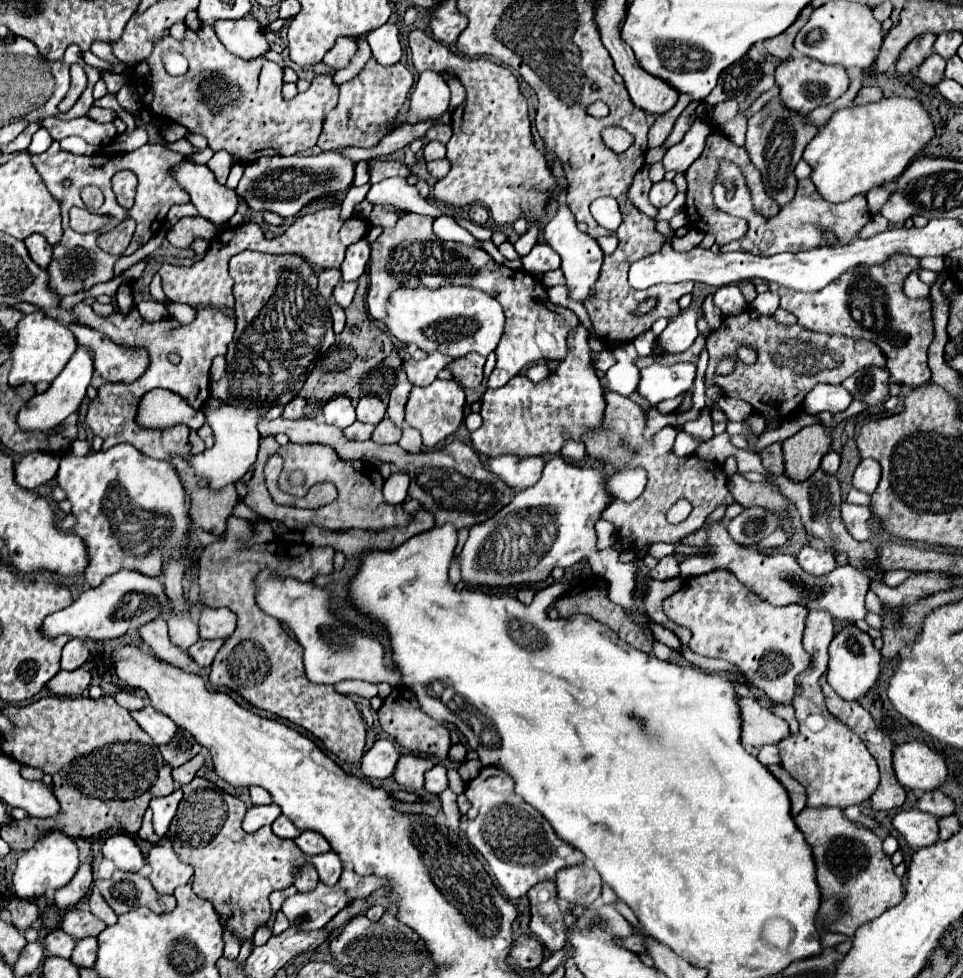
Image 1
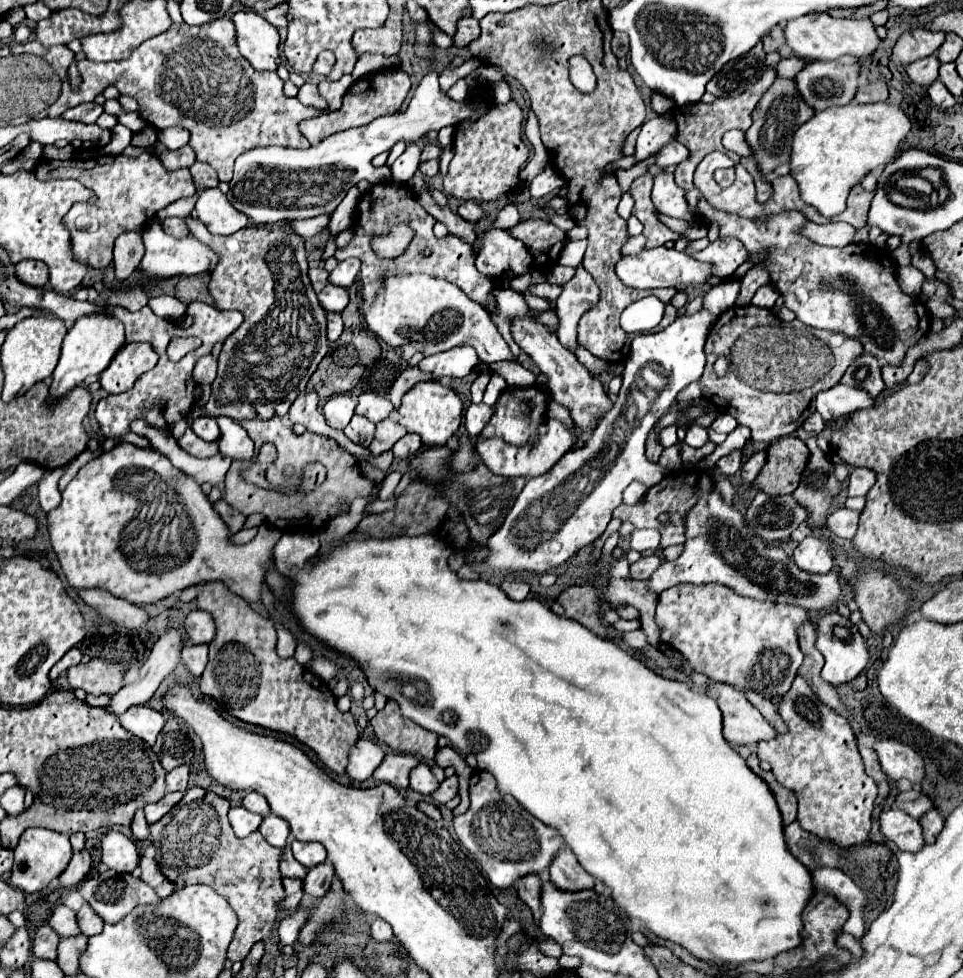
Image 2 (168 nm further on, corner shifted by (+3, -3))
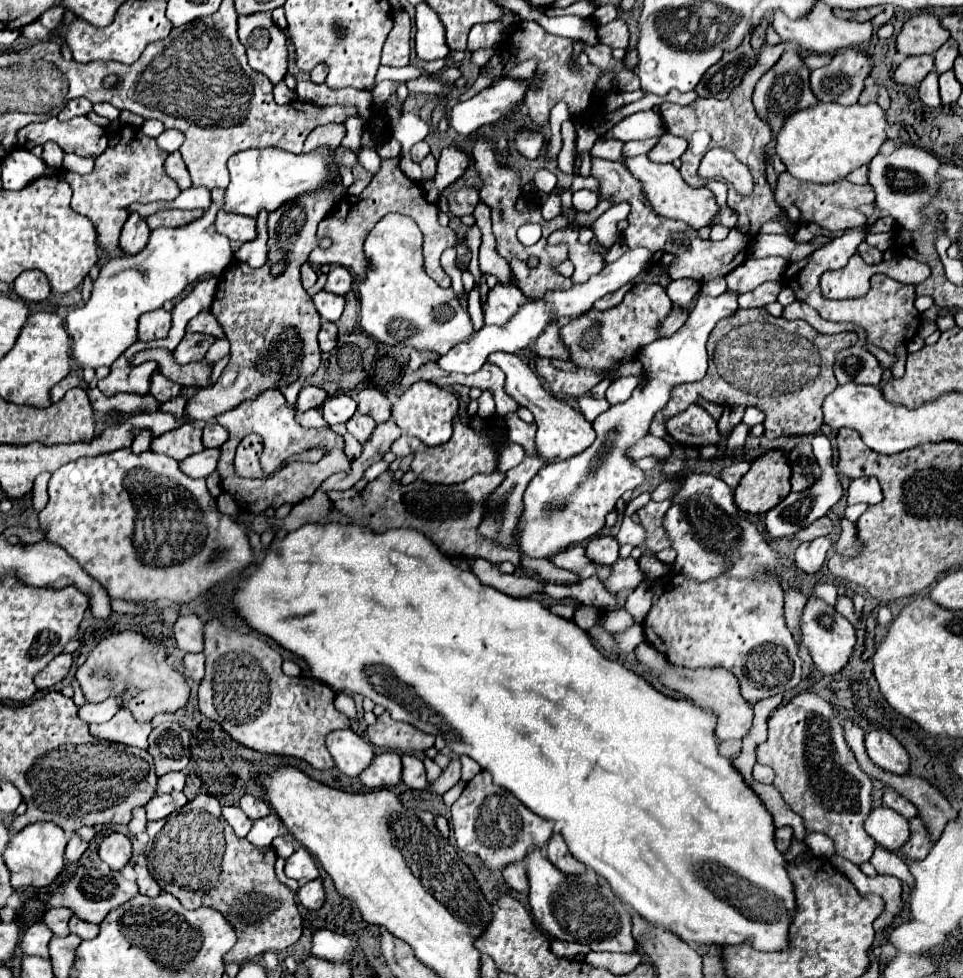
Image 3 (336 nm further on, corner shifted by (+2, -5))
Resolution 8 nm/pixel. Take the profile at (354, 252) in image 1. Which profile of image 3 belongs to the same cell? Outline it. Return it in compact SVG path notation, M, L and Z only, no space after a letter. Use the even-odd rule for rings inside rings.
M331 267L323 289L329 293L335 293L335 295L345 295L351 289L351 281L353 281L351 273L345 267Z

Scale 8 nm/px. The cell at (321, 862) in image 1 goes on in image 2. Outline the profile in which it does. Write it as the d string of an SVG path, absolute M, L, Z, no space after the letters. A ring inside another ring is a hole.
M320 863L314 869L308 869L308 875L304 877L304 893L322 899L330 889L332 877L334 877L334 867L330 863Z

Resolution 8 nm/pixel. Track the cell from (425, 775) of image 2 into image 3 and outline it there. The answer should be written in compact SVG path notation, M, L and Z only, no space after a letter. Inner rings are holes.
M401 755L401 763L403 763L403 773L401 779L409 789L425 789L427 777L425 777L425 767L423 761L415 755Z

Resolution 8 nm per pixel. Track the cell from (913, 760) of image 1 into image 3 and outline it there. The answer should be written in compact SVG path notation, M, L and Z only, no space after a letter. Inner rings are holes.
M889 731L865 733L865 749L877 767L897 775L909 771L909 755L905 747Z

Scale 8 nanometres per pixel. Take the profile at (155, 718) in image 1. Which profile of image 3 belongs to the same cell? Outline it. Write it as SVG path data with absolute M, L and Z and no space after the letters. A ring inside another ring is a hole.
M129 709L117 711L117 715L107 723L91 723L89 731L97 739L107 739L113 743L123 743L139 749L147 749L147 737L151 733L151 723L137 723Z

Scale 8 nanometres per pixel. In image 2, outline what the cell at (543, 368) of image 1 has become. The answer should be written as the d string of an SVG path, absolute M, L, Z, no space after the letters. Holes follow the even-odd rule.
M500 361L490 364L491 374L502 375L510 387L526 388L535 384L537 376L517 362Z

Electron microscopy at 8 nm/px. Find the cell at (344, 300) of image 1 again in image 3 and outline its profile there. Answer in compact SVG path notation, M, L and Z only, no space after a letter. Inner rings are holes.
M319 291L317 295L313 295L313 303L315 303L315 309L321 315L321 319L333 323L333 321L337 321L341 317L345 299L341 295Z

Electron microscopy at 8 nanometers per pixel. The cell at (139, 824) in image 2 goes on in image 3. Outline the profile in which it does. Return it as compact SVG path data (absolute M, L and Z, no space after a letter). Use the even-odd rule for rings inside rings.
M135 807L135 811L133 811L133 815L131 815L131 821L129 821L129 831L133 833L133 835L137 835L137 833L143 833L145 831L145 823L147 823L147 819L145 819L145 807Z

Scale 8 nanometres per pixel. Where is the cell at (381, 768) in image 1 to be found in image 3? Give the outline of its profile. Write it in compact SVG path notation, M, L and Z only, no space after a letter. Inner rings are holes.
M351 729L329 733L327 749L335 761L335 767L347 777L357 777L363 771L363 767L367 767L375 757L371 745L365 743Z

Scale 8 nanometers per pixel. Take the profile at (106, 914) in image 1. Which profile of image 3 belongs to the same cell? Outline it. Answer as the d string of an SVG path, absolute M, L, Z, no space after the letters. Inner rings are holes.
M71 917L69 919L69 931L79 935L81 939L95 939L97 933L99 933L99 925L93 925L93 923L87 923L87 921L81 921L77 917Z

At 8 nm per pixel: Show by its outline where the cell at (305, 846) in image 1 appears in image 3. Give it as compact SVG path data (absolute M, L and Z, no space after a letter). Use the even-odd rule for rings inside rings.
M301 847L285 861L285 875L295 881L313 881L319 879L319 869L307 849Z

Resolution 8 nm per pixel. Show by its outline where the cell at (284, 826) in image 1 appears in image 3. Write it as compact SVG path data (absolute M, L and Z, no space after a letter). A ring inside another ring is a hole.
M271 813L263 819L253 821L253 827L251 827L251 831L247 833L245 839L249 843L253 843L255 847L269 847L271 841L279 835L279 825L281 825L279 817L275 813Z

